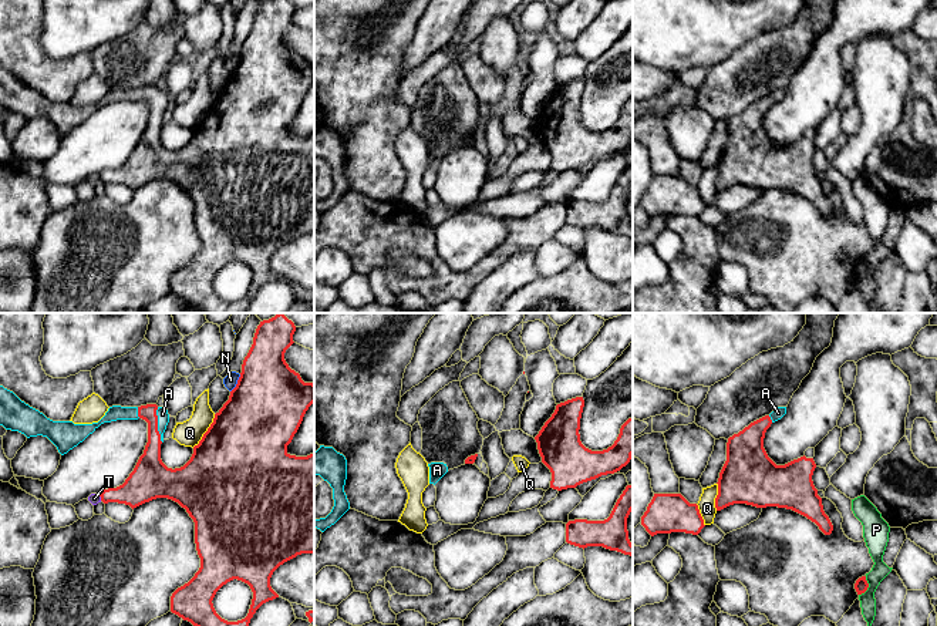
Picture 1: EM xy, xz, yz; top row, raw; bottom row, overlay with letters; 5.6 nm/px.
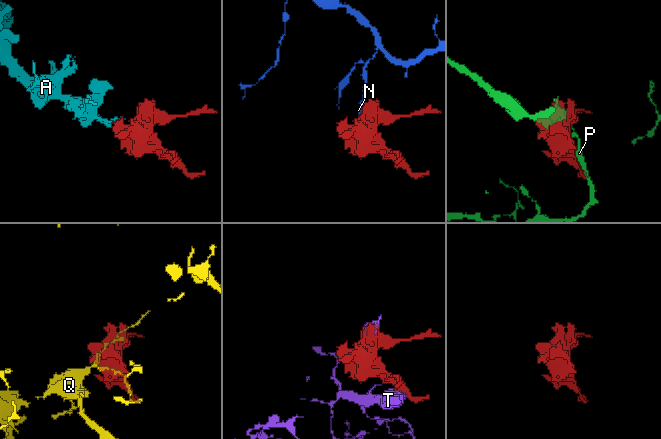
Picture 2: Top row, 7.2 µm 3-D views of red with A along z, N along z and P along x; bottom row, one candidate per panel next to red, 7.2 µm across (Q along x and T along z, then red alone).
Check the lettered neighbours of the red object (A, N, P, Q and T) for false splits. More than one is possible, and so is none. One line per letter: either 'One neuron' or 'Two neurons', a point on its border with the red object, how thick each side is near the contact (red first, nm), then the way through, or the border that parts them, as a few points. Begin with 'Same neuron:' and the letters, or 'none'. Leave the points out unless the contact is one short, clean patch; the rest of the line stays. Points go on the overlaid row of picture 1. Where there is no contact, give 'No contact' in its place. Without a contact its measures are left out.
Same neuron: A
A: One neuron. Touches red at xy (157, 424). Thickness 160 nm (red) against 70 nm
N: Two neurons. Touches red at xy (238, 383). Thickness 420 nm (red) against 80 nm. Boundary: xy (241, 374), (231, 391)
P: Two neurons. Touches red at yz (868, 586). Thickness 70 nm (red) against 110 nm
Q: Two neurons. Touches red at xy (206, 431). Thickness 500 nm (red) against 150 nm
T: Two neurons. Touches red at xy (100, 495). Thickness 190 nm (red) against 60 nm

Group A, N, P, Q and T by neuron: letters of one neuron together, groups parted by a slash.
A / N / P / Q / T

